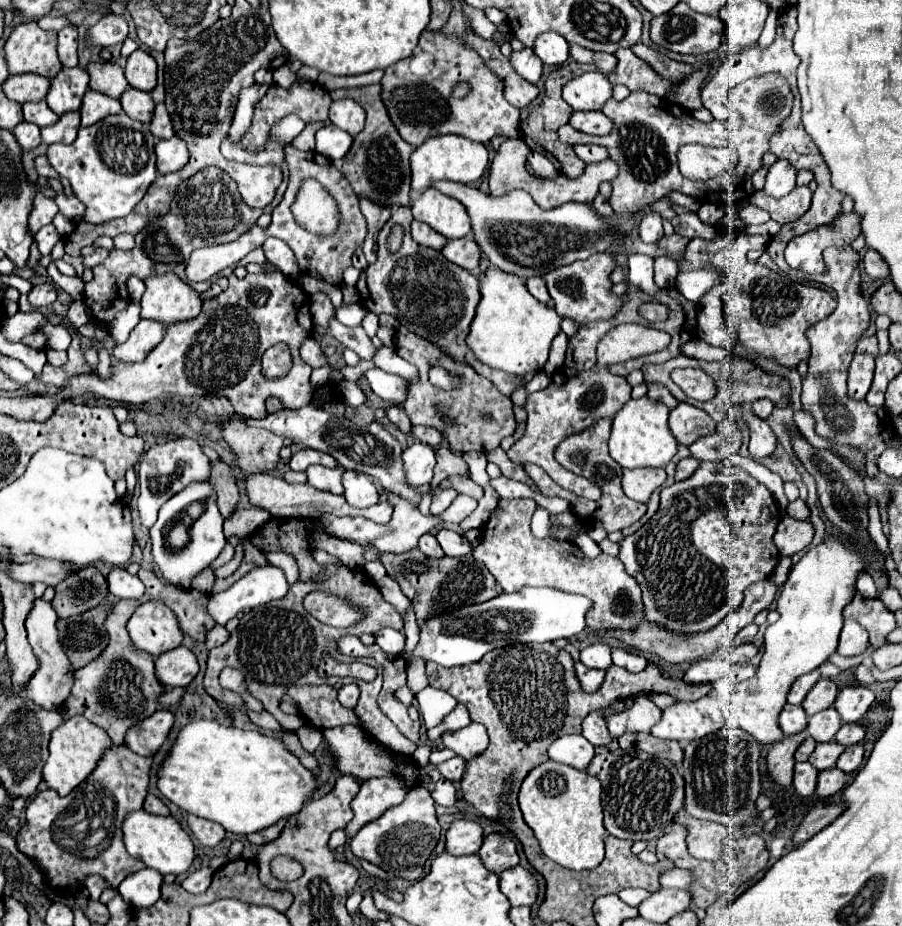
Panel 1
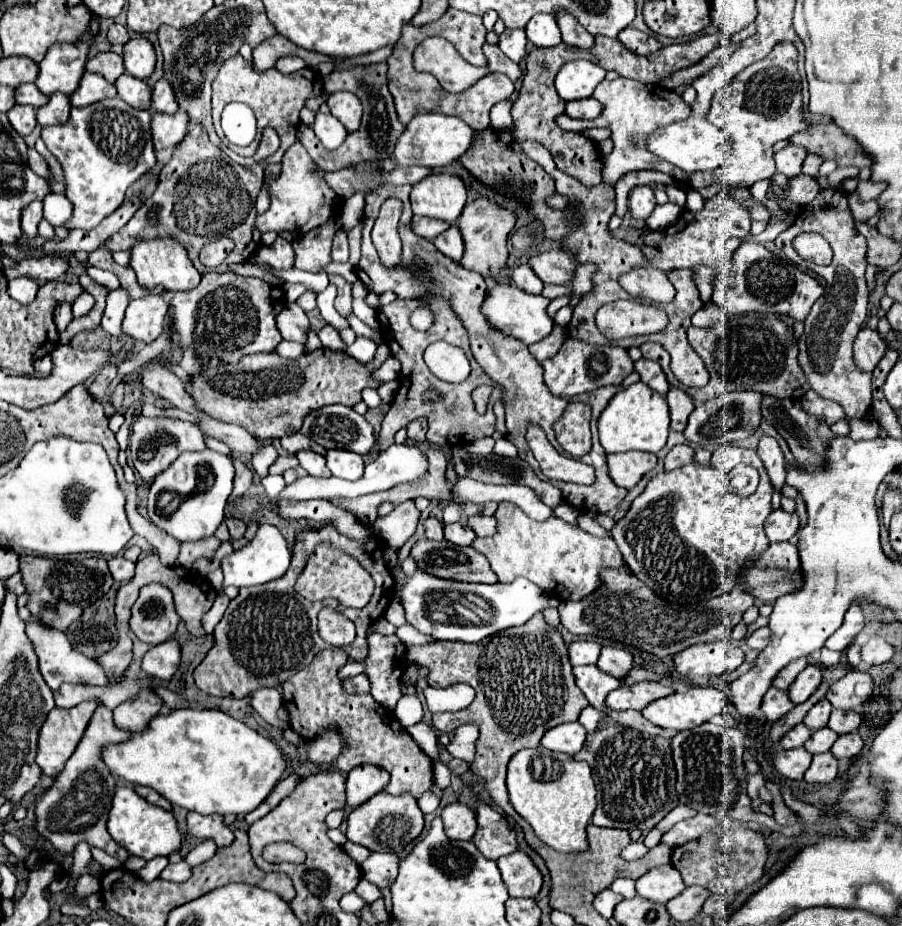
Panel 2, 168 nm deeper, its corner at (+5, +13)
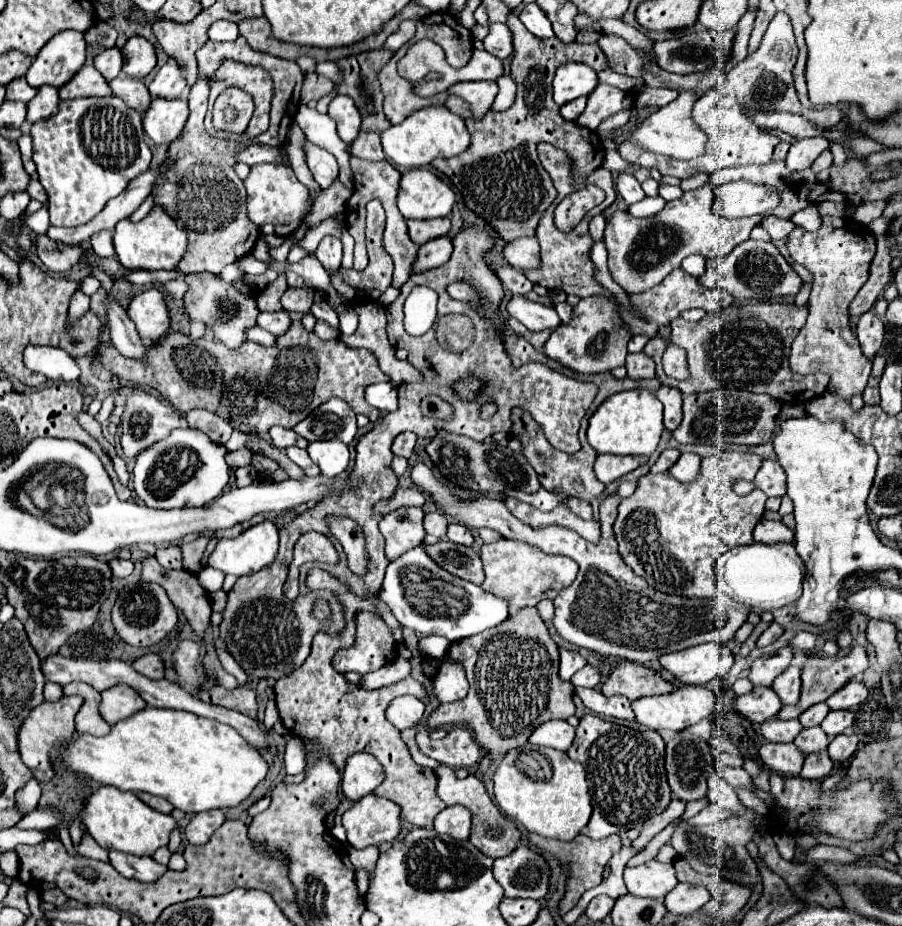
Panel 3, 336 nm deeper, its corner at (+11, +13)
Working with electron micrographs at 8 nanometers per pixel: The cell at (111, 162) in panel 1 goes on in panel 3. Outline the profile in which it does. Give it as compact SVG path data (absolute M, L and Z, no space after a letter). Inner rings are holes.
M116 96L62 100L58 114L36 122L32 132L34 162L50 198L52 226L80 226L92 220L130 180L150 168L152 152L144 140L142 116Z

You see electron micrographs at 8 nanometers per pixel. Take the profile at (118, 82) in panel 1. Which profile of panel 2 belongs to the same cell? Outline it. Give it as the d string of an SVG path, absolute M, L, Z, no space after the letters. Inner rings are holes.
M100 52L86 62L86 70L102 74L108 82L116 82L124 74L122 56L116 52Z

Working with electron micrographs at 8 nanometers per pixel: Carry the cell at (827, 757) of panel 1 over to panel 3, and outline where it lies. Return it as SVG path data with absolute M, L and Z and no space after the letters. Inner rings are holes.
M804 728L794 744L804 752L804 754L812 754L812 752L822 752L828 748L830 744L830 738L824 734L822 728Z

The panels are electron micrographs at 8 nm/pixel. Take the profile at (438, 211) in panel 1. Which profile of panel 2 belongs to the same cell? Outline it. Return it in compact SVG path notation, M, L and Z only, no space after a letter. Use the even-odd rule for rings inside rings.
M430 174L412 186L410 202L414 214L452 224L466 204L466 186L458 176Z

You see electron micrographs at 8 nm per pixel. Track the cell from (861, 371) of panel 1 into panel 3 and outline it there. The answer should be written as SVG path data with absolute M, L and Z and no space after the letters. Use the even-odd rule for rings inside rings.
M866 312L860 316L860 322L856 326L856 336L860 340L860 348L862 348L862 354L872 360L876 356L876 352L880 350L882 346L882 338L884 338L884 322L872 314L872 312Z

